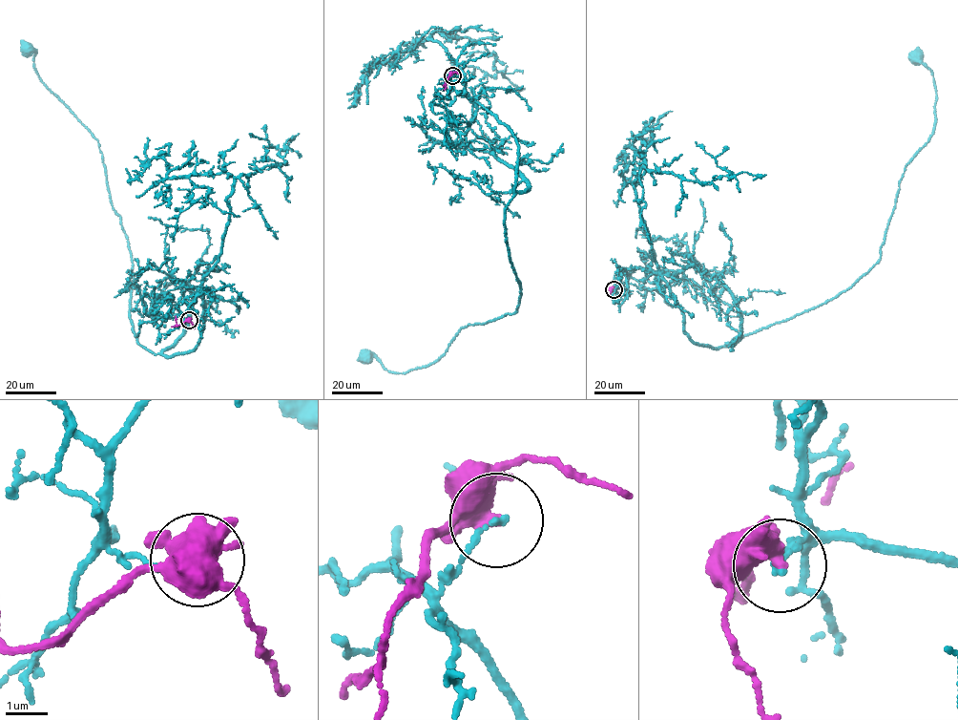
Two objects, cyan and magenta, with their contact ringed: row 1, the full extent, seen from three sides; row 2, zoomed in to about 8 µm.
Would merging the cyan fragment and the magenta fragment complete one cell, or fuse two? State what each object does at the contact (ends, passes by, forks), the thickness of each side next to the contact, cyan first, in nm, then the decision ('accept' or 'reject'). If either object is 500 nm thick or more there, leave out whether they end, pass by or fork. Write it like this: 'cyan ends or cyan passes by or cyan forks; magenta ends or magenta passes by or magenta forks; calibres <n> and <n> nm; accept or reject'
cyan ends; magenta passes by; calibres 140 and 420 nm; reject

